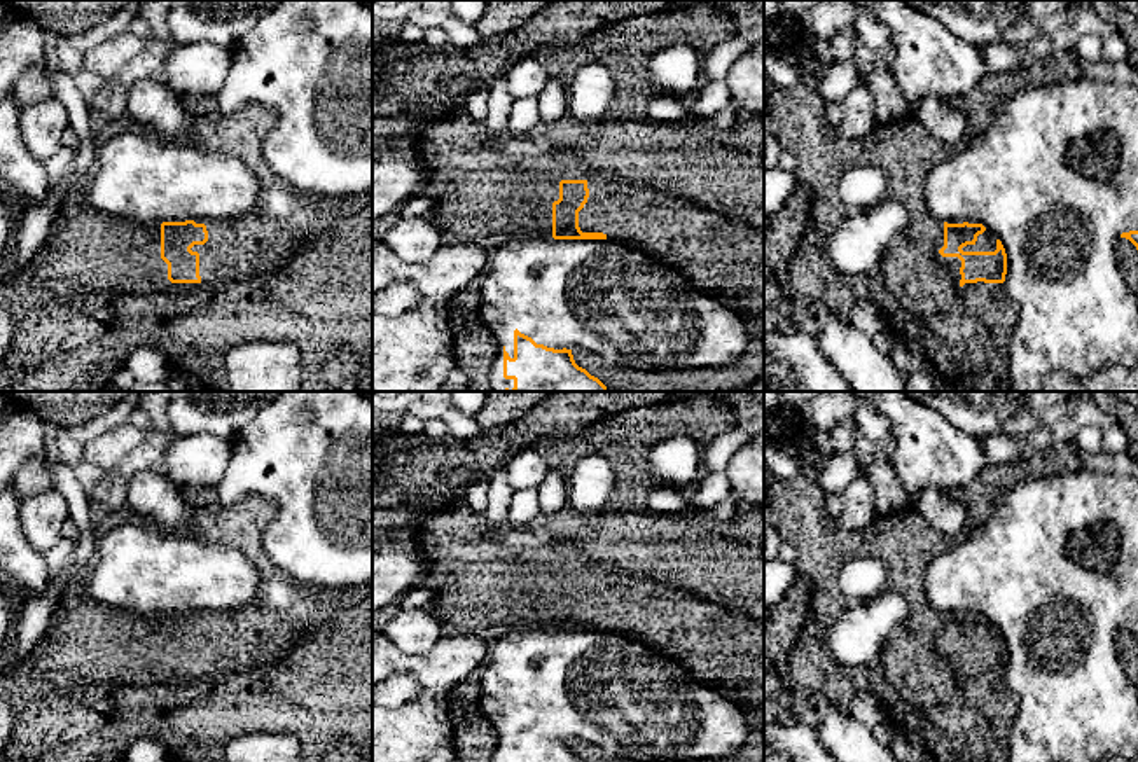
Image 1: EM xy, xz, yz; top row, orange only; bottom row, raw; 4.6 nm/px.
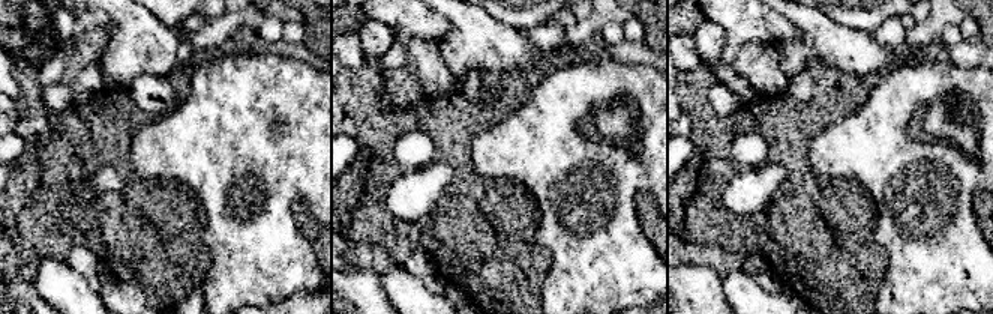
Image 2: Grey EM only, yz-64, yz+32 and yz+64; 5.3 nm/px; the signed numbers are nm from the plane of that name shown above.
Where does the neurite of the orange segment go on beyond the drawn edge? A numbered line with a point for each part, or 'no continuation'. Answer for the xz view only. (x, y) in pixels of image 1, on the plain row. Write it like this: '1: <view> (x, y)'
1: xz (633, 701)

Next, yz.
1: yz (1058, 616)

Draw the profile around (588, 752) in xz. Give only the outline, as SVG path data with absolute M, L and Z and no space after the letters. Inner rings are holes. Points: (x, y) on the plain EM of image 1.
M572 741L572 746L575 755L586 762L635 762L635 760L614 757L605 750L586 741Z

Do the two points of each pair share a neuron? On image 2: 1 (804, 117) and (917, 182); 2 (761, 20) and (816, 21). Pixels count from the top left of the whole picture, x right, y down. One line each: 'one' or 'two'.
1: two
2: two

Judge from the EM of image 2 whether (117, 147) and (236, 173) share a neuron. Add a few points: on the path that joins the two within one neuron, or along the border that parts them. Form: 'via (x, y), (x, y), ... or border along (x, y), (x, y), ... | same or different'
border along (152, 120), (138, 129), (129, 149) | different

